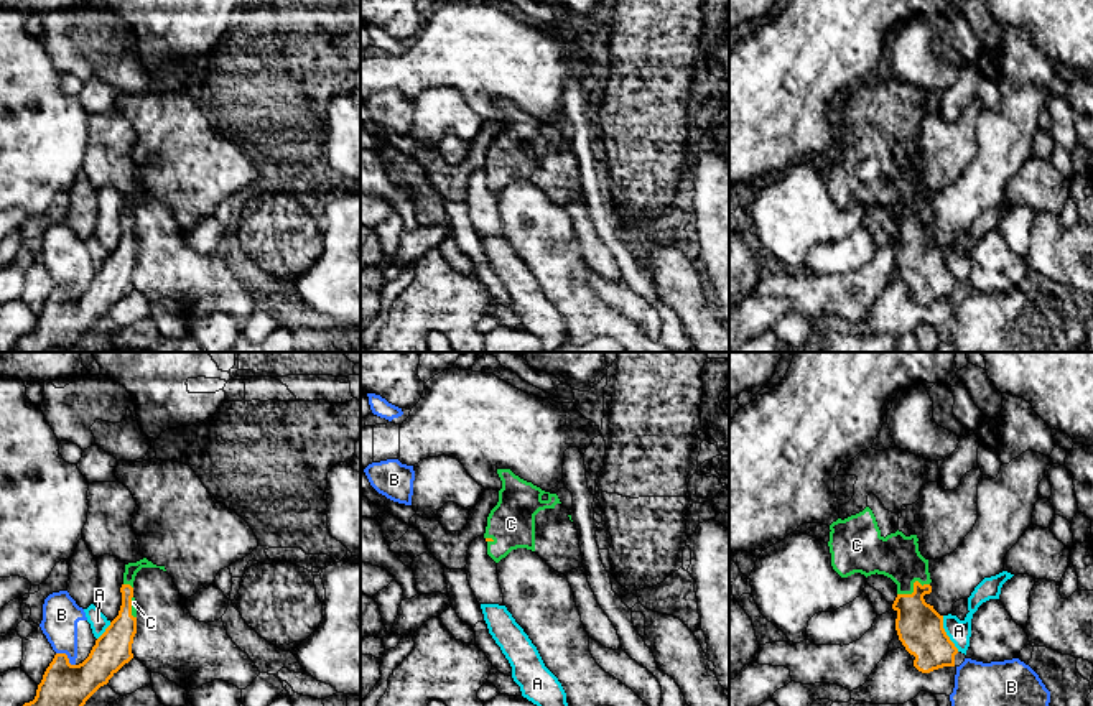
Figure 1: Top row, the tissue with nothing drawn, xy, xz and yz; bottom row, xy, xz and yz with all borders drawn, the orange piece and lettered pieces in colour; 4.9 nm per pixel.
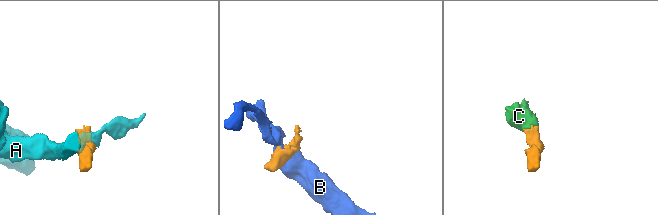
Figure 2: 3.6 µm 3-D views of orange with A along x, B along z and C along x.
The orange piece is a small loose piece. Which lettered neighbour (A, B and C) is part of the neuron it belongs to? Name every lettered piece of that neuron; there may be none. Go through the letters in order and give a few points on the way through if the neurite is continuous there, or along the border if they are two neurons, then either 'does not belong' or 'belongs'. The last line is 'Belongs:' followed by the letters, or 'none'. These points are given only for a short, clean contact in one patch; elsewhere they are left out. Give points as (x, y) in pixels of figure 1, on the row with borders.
A: does not belong
B: border xy (56, 652), (63, 652), (74, 665); does not belong
C: way yz (919, 626), (914, 616), (914, 588), (909, 570), (897, 557); belongs
Belongs: C

